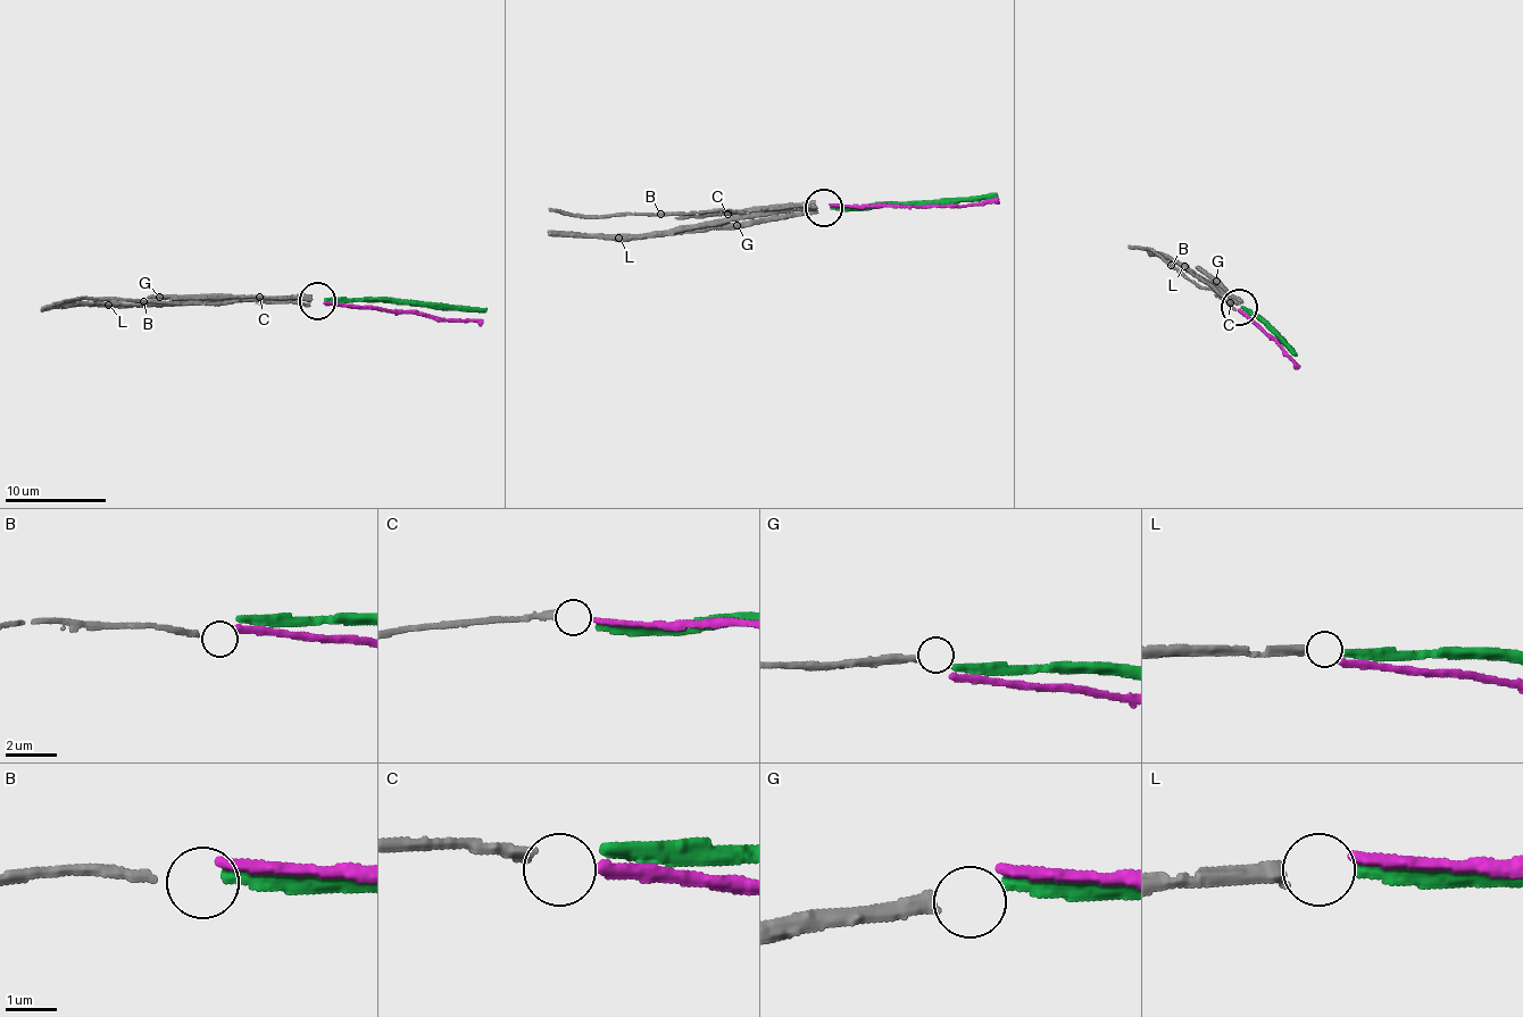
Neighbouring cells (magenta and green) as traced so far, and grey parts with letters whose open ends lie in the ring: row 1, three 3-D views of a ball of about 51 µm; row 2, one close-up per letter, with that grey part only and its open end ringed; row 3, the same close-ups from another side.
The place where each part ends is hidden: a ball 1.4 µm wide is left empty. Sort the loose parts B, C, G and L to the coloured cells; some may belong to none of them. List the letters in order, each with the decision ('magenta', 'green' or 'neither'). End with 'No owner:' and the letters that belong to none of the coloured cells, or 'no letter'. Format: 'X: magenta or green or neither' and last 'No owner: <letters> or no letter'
B: neither
C: magenta
G: neither
L: green
No owner: B, G

